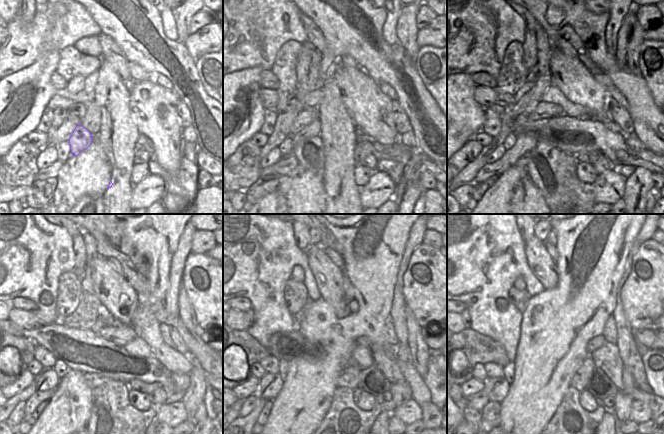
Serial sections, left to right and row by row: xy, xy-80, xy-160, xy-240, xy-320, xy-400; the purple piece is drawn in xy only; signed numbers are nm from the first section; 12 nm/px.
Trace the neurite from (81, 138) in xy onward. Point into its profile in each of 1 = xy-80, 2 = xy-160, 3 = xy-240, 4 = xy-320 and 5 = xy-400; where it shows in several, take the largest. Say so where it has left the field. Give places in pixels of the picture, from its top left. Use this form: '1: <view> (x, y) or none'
1: xy-80 (312, 148)
2: xy-160 (544, 155)
3: xy-240 (96, 382)
4: xy-320 (360, 417)
5: xy-400 (579, 417)

